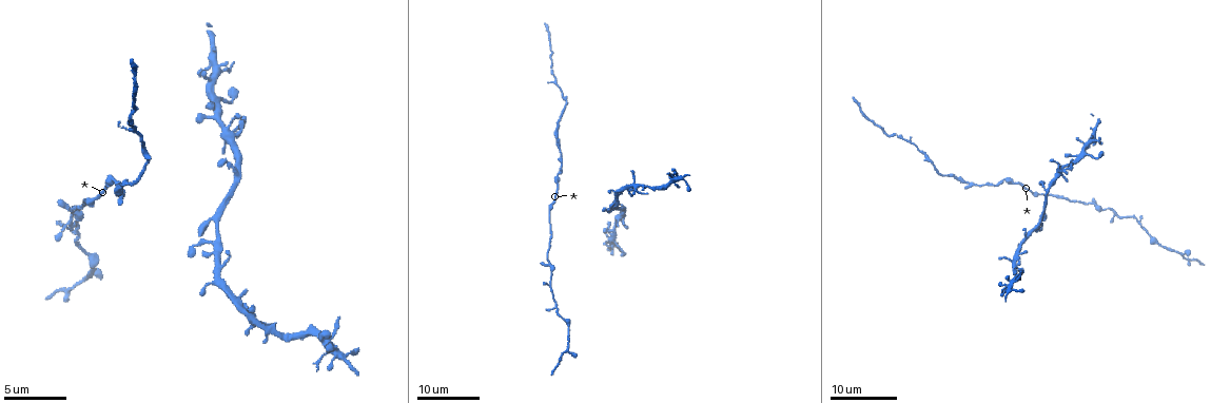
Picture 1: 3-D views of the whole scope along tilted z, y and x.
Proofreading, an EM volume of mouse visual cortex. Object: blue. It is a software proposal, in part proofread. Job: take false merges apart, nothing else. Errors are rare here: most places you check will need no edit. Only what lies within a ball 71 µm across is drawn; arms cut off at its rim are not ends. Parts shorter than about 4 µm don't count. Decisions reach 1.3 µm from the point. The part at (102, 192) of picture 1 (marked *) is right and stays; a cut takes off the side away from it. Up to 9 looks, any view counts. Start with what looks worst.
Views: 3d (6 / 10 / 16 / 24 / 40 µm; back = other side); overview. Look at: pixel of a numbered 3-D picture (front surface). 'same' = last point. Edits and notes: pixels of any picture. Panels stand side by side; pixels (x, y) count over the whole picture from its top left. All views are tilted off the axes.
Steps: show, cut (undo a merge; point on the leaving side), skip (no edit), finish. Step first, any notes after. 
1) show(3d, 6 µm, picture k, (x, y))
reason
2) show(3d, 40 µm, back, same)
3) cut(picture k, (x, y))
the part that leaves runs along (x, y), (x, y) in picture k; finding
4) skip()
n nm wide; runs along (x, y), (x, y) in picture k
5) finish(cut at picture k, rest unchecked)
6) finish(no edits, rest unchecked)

show(3d, 24 µm, picture 1, (340, 354))
sudden change in width

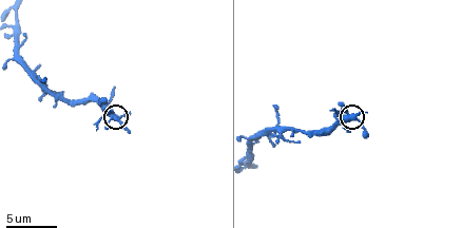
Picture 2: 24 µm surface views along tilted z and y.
show(3d, 10 µm, picture 2, (349, 118))

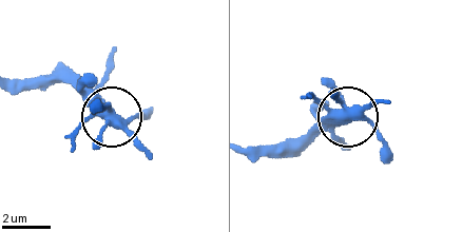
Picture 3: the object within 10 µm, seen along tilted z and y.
skip()
5 arms; all the same cell

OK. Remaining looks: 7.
show(3d, 6 µm, picture 2, (15, 21))
three arms meet

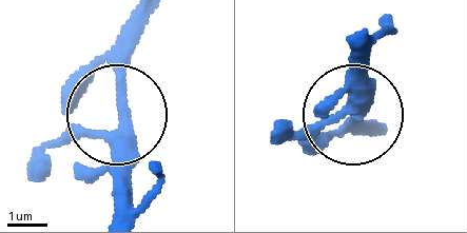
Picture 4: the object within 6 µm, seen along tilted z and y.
skip()
270 nm wide; continuous, no second cell

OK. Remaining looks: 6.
show(3d, 24 µm, picture 1, (620, 220))
sudden change in width

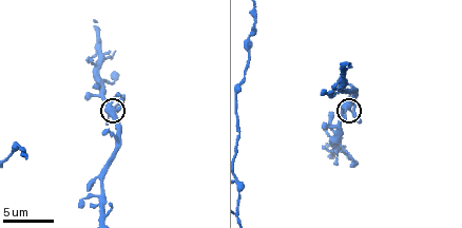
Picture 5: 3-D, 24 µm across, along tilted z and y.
show(3d, 10 µm, picture 5, (346, 107))

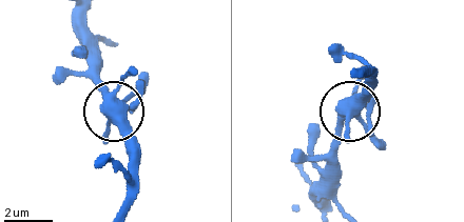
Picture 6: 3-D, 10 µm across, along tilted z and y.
skip()
one cell here

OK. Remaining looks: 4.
show(3d, 24 µm, picture 1, (1103, 207))
sudden change in width

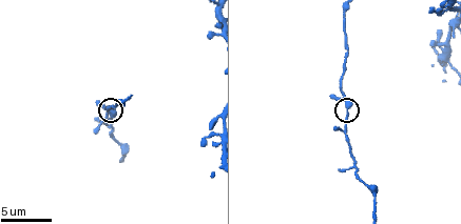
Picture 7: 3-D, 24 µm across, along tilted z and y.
show(3d, 10 µm, picture 7, (348, 116))

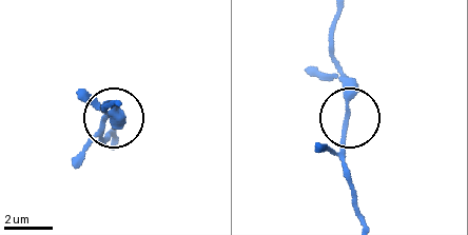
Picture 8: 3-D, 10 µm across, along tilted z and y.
skip()
runs along (336, 20), (331, 57), (344, 82), (348, 181) in picture 8; one cell here

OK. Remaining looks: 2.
finish(no edits, rest unchecked)

